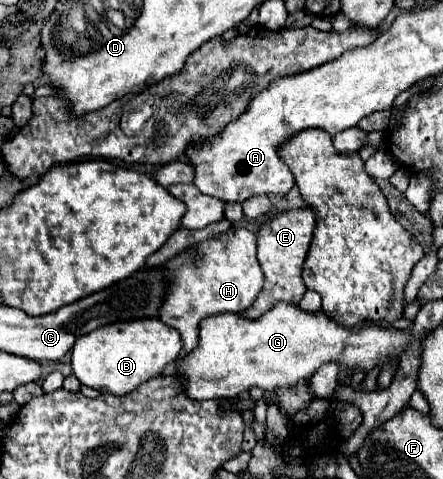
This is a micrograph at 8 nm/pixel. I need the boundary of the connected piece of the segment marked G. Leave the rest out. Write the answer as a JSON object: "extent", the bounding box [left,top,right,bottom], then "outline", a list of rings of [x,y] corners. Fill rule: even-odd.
{"extent":[177,302,411,400],"outline":[[[279,302],[265,316],[247,320],[241,314],[223,312],[221,316],[209,316],[199,324],[199,344],[193,352],[177,358],[177,378],[183,382],[183,390],[193,400],[221,400],[235,398],[247,392],[251,386],[259,386],[265,392],[277,388],[291,388],[299,380],[309,378],[315,370],[335,360],[349,372],[383,366],[393,354],[401,356],[409,346],[411,330],[379,328],[371,322],[363,322],[355,332],[331,320],[325,312],[309,314],[295,304]]]}

